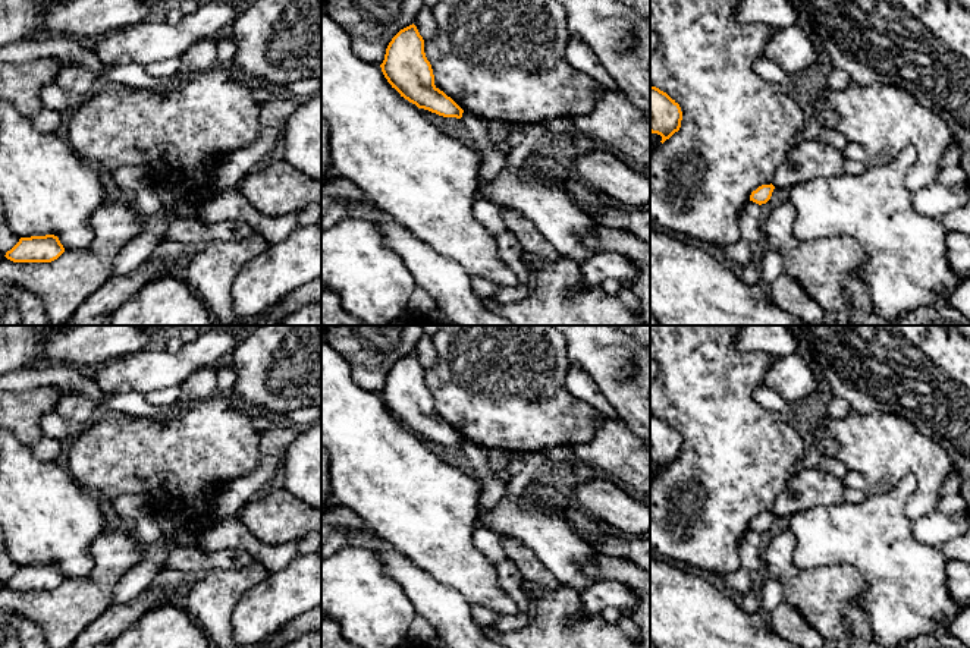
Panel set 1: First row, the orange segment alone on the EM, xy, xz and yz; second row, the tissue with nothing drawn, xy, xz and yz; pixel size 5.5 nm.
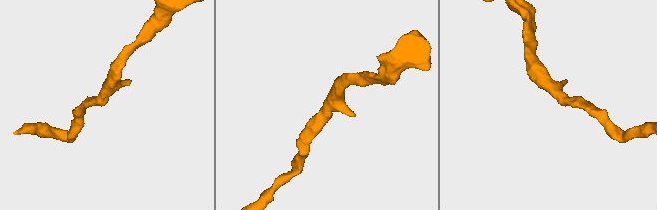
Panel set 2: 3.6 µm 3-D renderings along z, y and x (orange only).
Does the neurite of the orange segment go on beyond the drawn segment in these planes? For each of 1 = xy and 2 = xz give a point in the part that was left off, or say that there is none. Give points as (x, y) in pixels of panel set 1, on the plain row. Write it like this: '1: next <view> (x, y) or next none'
1: next none
2: next none

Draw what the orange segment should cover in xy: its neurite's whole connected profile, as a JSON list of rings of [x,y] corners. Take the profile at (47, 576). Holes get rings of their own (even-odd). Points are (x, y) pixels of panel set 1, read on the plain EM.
[[[45,563],[21,566],[4,585],[13,591],[51,591],[63,581],[65,576],[59,566],[54,563]]]

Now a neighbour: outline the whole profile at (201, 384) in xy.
[[[204,367],[191,374],[180,386],[180,396],[172,405],[172,410],[180,410],[185,406],[208,399],[217,393],[217,367]]]

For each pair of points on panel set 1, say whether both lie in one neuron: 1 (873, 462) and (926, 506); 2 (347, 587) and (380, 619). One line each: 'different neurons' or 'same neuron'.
1: same neuron
2: same neuron

